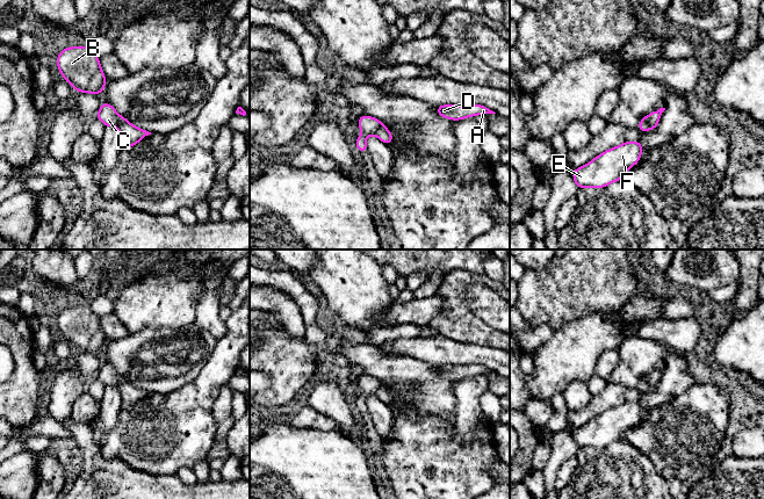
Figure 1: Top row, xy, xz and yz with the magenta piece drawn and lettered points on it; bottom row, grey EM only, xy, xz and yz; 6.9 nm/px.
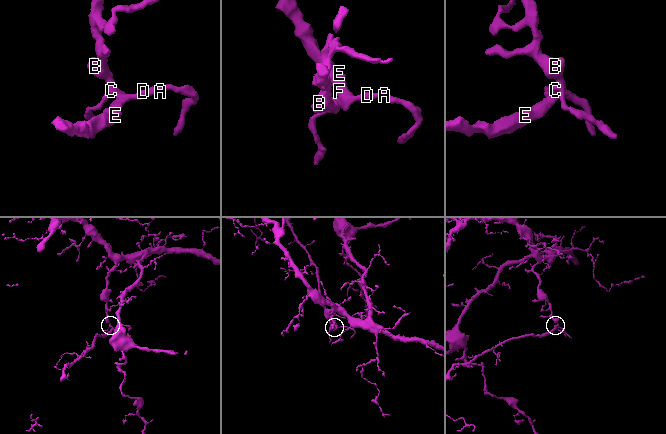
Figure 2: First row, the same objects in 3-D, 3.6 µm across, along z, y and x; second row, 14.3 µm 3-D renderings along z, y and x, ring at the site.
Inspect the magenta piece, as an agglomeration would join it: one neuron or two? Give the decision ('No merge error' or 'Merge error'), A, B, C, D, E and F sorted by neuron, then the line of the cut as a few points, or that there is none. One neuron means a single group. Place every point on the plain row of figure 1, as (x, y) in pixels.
No merge error. Groups: A B C D E F. No split

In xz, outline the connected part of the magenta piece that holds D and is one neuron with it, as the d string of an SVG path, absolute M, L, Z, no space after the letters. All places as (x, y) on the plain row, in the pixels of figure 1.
M464 364L464 366L437 366L437 373L440 377L446 377L453 381L460 381L466 377L471 377L476 375L486 375L486 374L496 374L490 370L485 366L482 364Z

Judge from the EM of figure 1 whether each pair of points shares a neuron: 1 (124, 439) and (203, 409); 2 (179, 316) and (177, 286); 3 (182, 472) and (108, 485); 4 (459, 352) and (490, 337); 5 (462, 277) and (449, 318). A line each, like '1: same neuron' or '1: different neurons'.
1: same neuron
2: same neuron
3: different neurons
4: different neurons
5: same neuron

